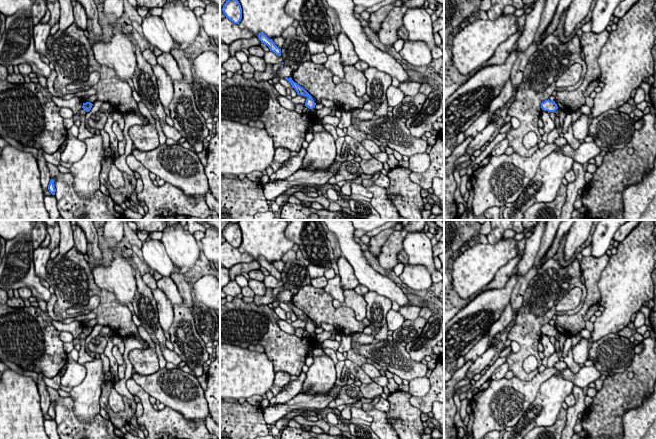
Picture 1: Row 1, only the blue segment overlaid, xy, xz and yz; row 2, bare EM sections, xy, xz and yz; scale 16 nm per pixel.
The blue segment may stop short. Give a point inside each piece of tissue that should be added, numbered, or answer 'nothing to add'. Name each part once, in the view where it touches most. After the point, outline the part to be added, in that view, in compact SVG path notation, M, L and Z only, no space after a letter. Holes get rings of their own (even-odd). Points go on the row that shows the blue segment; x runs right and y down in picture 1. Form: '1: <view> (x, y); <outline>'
nothing to add

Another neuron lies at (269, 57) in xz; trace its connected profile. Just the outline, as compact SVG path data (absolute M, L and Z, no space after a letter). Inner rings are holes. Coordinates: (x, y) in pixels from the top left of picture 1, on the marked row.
M272 51L265 52L263 59L266 62L266 64L272 64L272 65L283 62L282 56L278 56Z

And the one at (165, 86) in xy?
M156 64L152 69L157 80L159 99L162 106L169 109L174 94L173 82L161 65Z

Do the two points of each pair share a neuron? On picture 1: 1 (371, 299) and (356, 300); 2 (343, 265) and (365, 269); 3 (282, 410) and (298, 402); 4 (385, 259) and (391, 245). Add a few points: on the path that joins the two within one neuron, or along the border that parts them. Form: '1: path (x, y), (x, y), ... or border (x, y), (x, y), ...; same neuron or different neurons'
1: border (363, 296), (366, 302), (366, 317); different neurons
2: border (342, 255), (351, 266), (359, 283); different neurons
3: path (286, 408), (294, 404); same neuron
4: path (388, 256), (391, 248); same neuron

